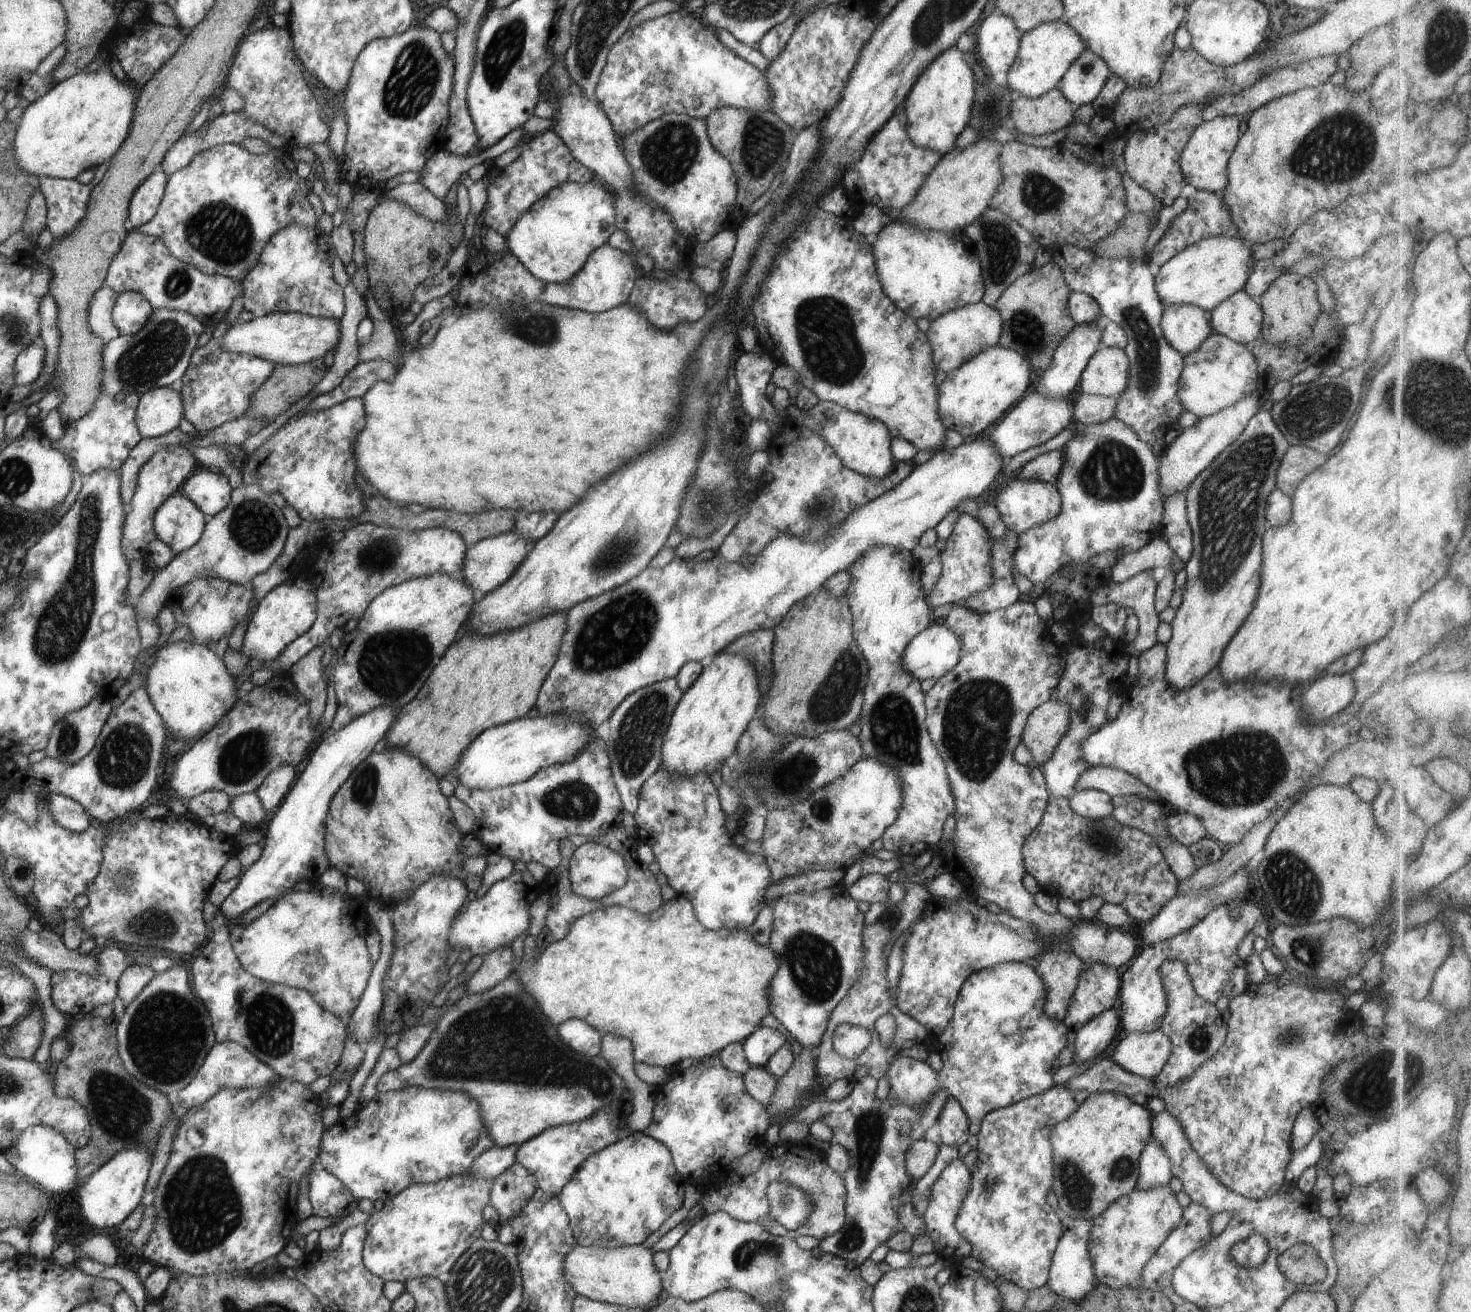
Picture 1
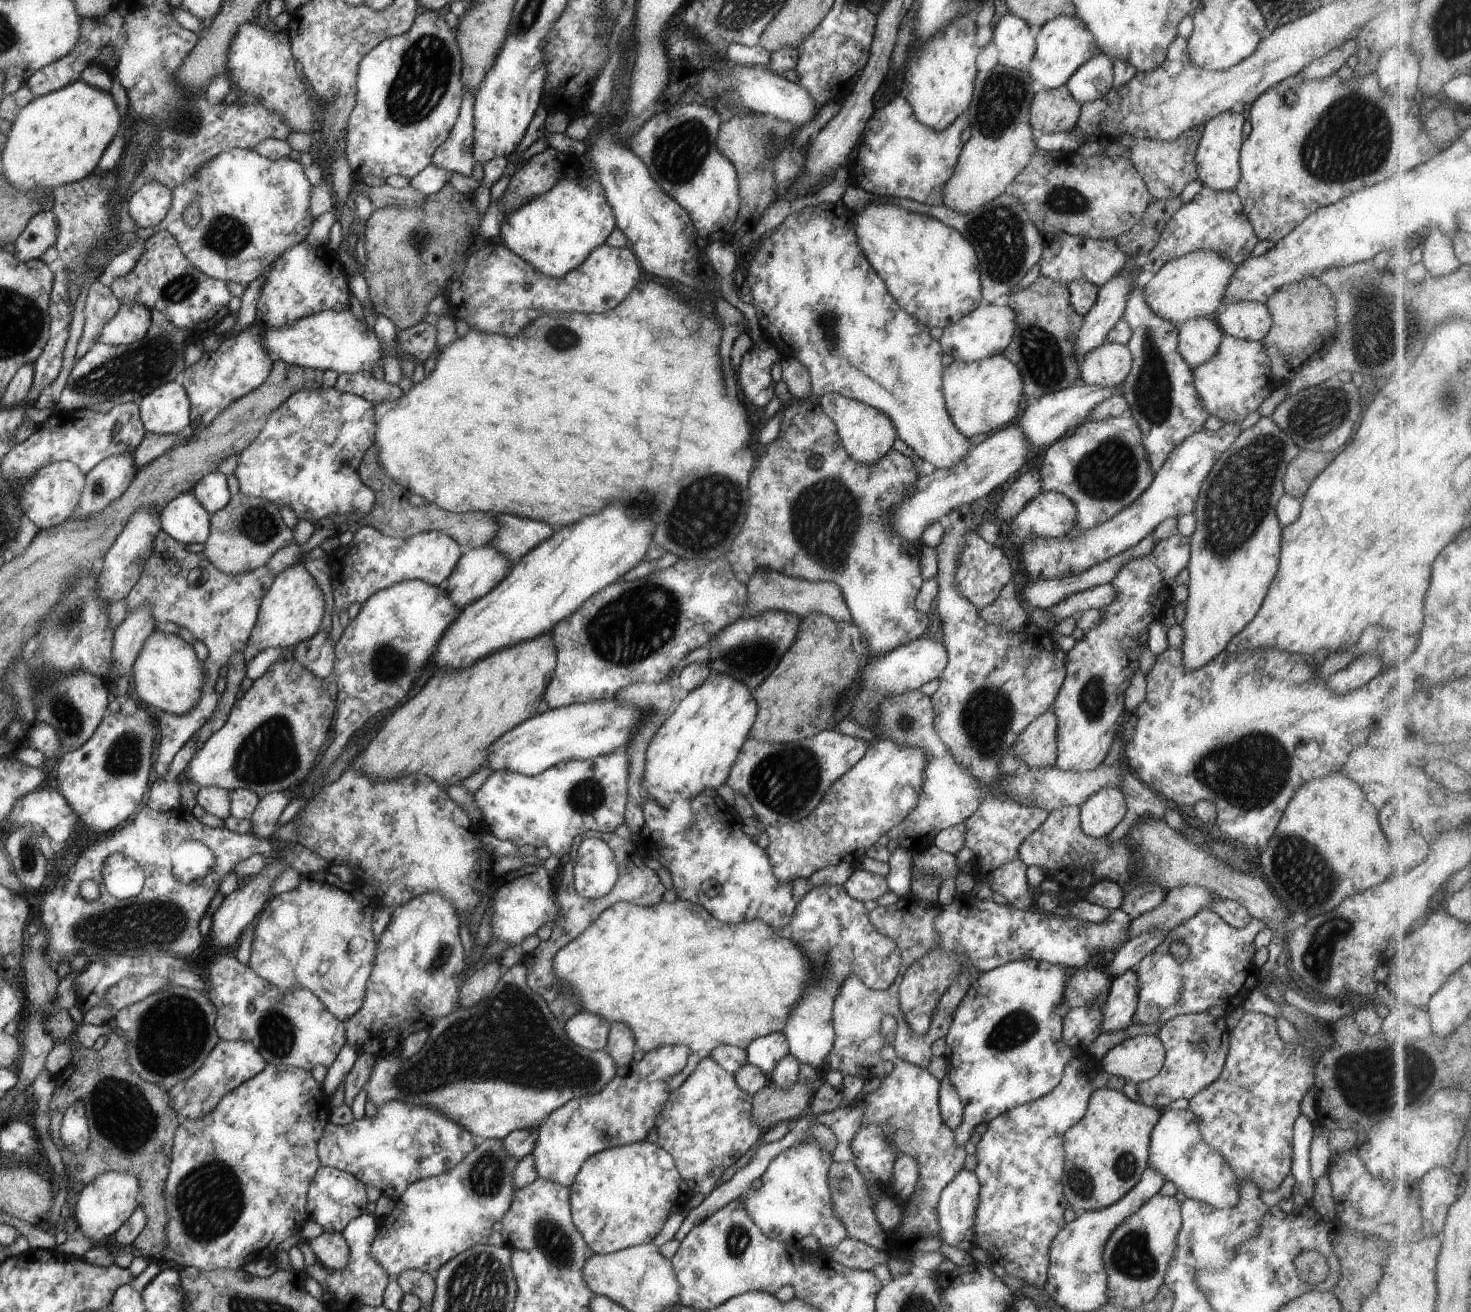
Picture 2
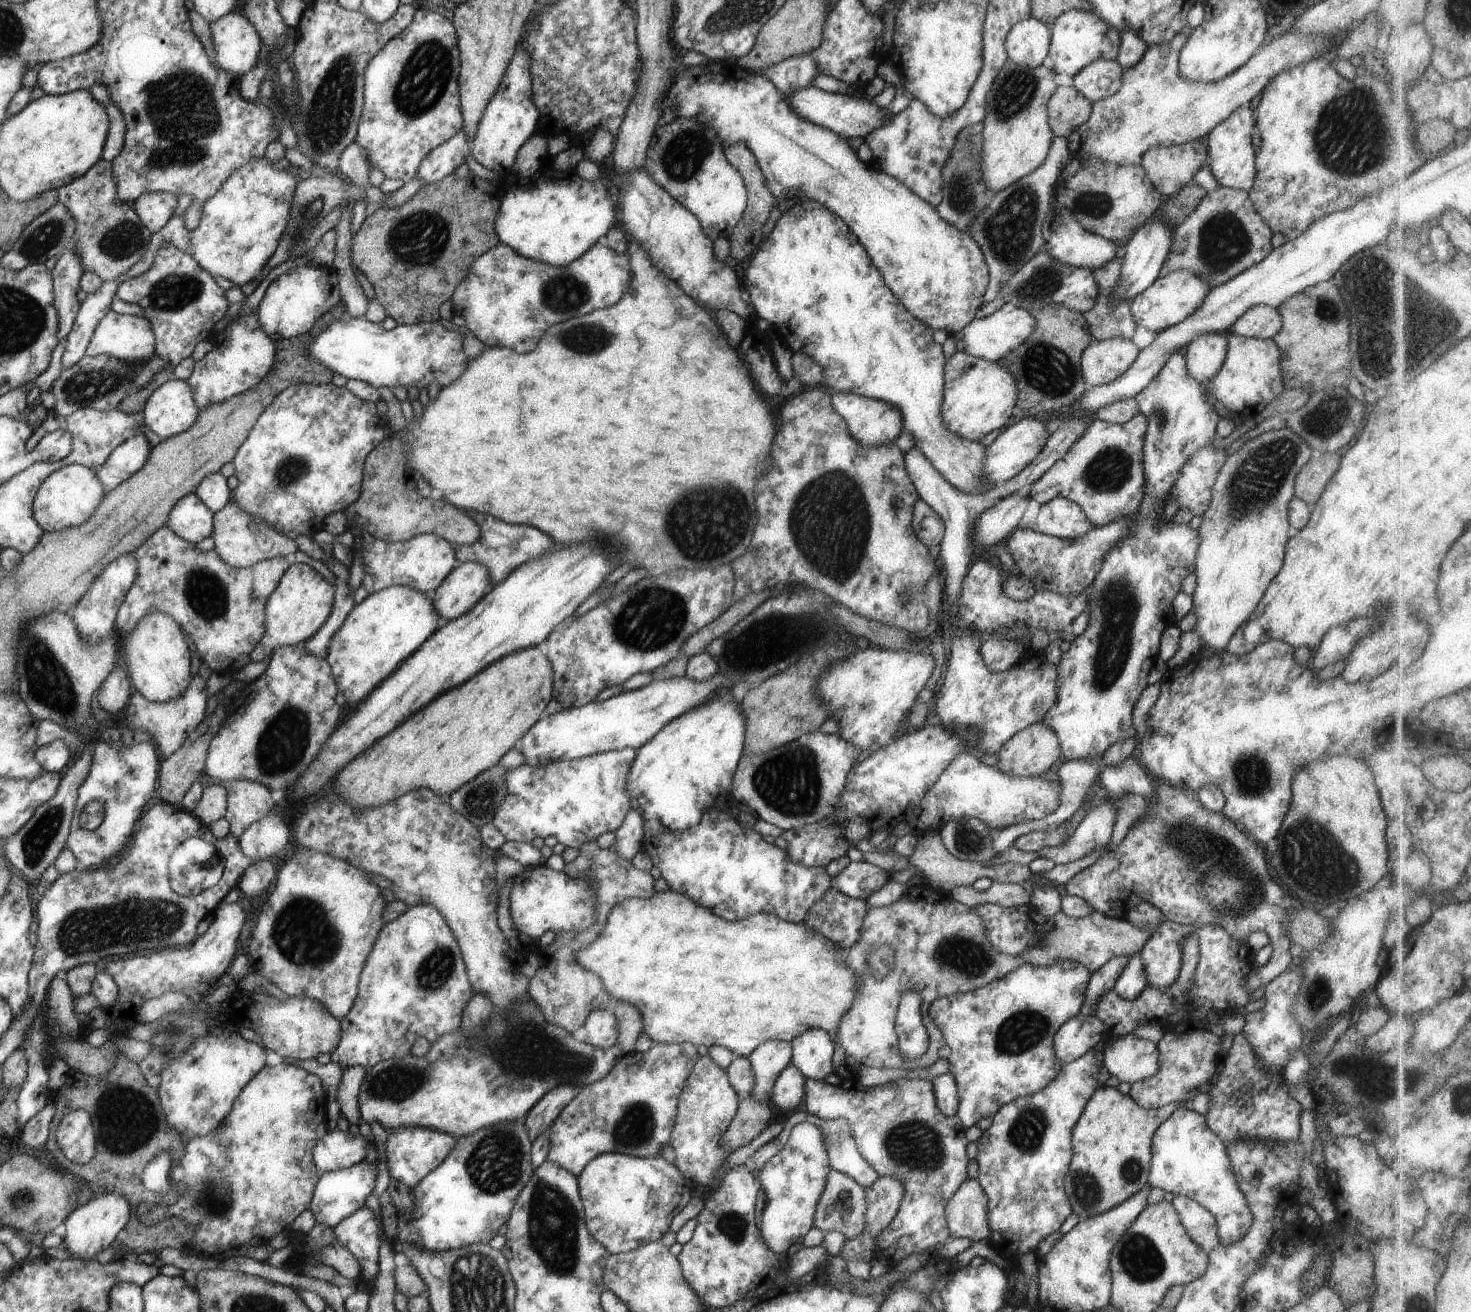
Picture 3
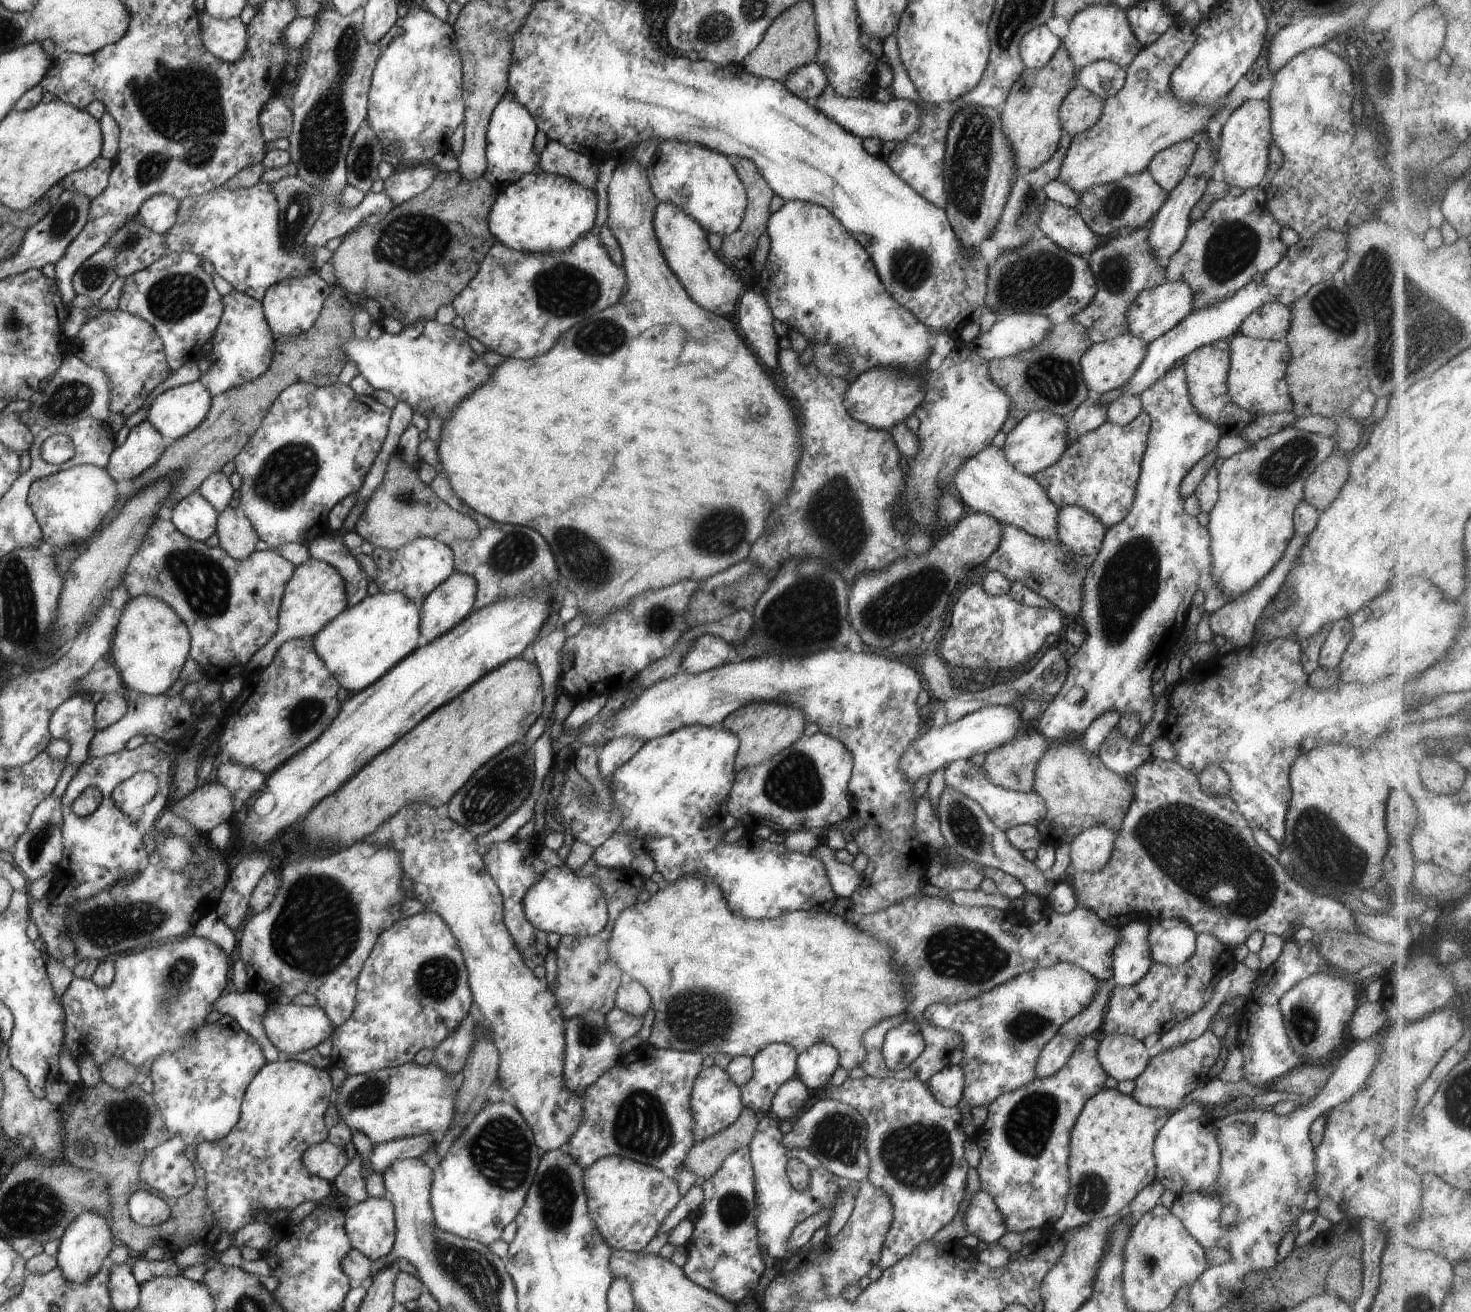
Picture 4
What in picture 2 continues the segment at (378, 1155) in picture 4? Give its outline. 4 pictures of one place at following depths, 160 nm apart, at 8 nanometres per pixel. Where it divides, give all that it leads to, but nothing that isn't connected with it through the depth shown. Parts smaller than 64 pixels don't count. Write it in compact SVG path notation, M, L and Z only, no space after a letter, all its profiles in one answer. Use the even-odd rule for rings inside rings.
M321 1166L312 1177L307 1192L309 1219L320 1224L326 1232L341 1233L351 1221L367 1212L366 1204L369 1201L365 1187L365 1184L351 1172Z

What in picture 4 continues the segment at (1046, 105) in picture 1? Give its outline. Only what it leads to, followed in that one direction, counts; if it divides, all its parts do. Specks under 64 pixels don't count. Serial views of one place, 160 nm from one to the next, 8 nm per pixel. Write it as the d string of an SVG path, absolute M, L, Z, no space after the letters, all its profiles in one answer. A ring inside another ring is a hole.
M1083 86L1074 87L1061 102L1059 117L1064 133L1075 134L1092 128L1103 113L1105 99Z

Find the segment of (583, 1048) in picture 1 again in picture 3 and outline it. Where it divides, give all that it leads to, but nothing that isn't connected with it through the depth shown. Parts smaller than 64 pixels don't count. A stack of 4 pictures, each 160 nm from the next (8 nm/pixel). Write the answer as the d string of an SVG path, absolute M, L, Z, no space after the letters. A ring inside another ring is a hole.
M593 1010L586 1019L586 1043L603 1049L614 1046L619 1040L616 1015L609 1010Z

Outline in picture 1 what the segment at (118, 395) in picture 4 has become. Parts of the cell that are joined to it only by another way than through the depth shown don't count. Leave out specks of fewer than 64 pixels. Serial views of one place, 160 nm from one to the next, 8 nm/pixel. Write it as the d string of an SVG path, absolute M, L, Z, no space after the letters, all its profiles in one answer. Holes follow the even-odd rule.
M126 291L119 294L111 313L114 326L120 335L135 335L151 320L155 308L139 292Z

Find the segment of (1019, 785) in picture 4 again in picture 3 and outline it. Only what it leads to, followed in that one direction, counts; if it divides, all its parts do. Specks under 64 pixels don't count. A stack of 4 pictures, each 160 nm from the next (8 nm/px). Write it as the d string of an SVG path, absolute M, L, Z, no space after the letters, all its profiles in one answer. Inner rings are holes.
M1042 722L1034 723L1017 732L1002 745L997 753L998 763L994 767L1004 774L1016 777L1041 776L1062 761L1061 748L1056 733Z

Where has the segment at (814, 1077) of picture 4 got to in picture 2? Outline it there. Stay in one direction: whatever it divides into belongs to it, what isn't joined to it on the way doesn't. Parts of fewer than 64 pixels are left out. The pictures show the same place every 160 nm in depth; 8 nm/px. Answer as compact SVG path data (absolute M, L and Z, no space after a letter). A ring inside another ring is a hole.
M815 886L793 910L792 920L782 928L774 929L780 936L801 946L811 962L810 985L792 1007L783 1033L789 1053L801 1064L822 1069L833 1047L833 1001L840 994L841 984L848 975L854 975L874 990L890 988L898 976L900 949L892 937L880 934L869 919L864 903L850 898L843 886Z

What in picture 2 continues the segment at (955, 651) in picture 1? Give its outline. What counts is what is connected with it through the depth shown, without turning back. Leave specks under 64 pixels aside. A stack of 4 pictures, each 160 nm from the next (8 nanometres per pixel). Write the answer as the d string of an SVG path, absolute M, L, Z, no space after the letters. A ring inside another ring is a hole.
M926 635L899 646L897 649L892 649L881 657L870 658L861 674L861 689L856 695L848 719L858 722L866 729L874 730L879 715L879 704L883 697L918 691L926 682L939 678L946 666L947 658L946 647L928 639Z

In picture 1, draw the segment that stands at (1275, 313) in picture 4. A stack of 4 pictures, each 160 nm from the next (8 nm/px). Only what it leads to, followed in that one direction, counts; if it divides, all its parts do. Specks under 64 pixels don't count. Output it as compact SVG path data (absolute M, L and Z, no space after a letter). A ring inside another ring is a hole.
M1244 290L1232 294L1208 315L1214 332L1234 342L1250 346L1261 336L1262 307Z

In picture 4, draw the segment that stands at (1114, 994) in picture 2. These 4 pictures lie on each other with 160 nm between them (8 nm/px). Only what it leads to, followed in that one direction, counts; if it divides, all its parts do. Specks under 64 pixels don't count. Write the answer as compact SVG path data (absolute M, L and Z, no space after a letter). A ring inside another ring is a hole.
M1132 921L1117 930L1119 941L1112 951L1112 979L1116 985L1135 985L1151 968L1154 960L1148 942L1149 930L1146 921Z

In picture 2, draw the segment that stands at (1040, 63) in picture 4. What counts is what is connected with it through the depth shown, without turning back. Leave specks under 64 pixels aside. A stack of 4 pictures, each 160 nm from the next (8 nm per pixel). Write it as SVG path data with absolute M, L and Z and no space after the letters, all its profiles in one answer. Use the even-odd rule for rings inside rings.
M1008 13L995 25L993 33L992 42L994 42L999 52L998 63L1009 69L1027 71L1034 58L1035 50L1037 49L1036 37L1032 34L1029 24L1019 16Z

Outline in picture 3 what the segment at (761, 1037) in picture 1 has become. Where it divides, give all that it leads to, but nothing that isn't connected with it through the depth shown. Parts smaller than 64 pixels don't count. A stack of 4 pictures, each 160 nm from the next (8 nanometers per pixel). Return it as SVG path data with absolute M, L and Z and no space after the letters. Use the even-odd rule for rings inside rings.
M766 1041L757 1046L747 1057L752 1065L755 1074L755 1083L750 1094L761 1103L768 1103L771 1100L771 1090L784 1070L790 1063L793 1055L793 1048L788 1041Z

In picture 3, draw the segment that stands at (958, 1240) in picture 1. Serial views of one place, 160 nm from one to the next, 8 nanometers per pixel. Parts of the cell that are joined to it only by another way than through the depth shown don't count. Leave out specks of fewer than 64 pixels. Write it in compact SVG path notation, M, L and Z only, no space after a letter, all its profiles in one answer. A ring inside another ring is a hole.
M967 1179L960 1185L948 1201L945 1213L951 1238L969 1238L973 1243L979 1240L992 1242L987 1196L976 1179Z

